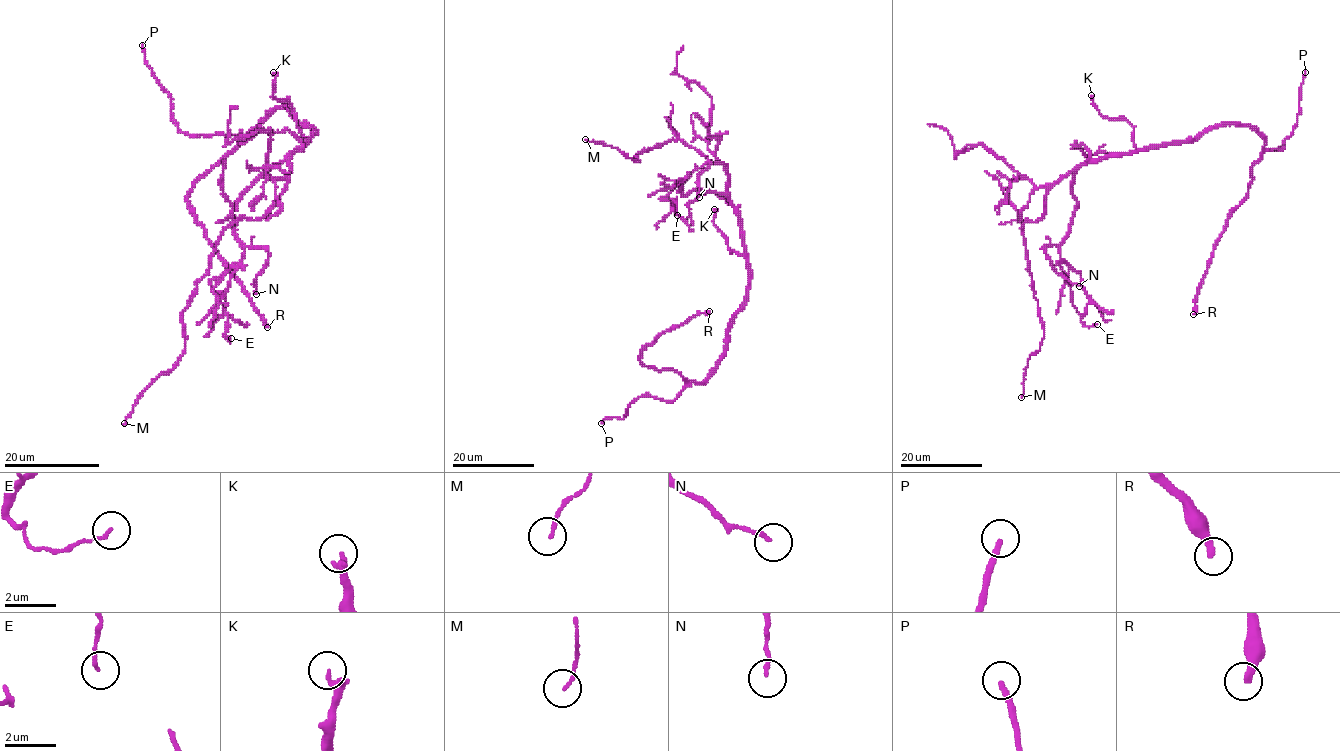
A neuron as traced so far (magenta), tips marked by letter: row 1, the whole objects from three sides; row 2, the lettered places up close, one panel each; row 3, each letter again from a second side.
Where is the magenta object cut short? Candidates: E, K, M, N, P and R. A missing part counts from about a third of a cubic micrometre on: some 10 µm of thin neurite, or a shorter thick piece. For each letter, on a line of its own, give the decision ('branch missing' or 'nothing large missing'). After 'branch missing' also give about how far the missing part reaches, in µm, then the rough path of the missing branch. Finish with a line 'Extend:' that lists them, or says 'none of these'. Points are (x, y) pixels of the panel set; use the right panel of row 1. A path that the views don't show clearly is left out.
E: nothing large missing
K: nothing large missing
M: nothing large missing
N: nothing large missing
P: branch missing | 90 µm
R: branch missing | 140 µm
Extend: P, R

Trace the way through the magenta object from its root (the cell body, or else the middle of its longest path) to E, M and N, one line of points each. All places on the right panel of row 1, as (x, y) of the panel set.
E: (1134, 150), (1089, 159), (1074, 174), (1077, 207), (1060, 256), (1080, 273), (1090, 301), (1081, 321), (1097, 324)
M: (1134, 150), (1089, 159), (1070, 170), (1047, 191), (1045, 213), (1022, 224), (1043, 339), (1028, 360), (1021, 397)
N: (1134, 150), (1089, 159), (1074, 174), (1077, 207), (1069, 235), (1044, 249), (1051, 266), (1079, 286)

